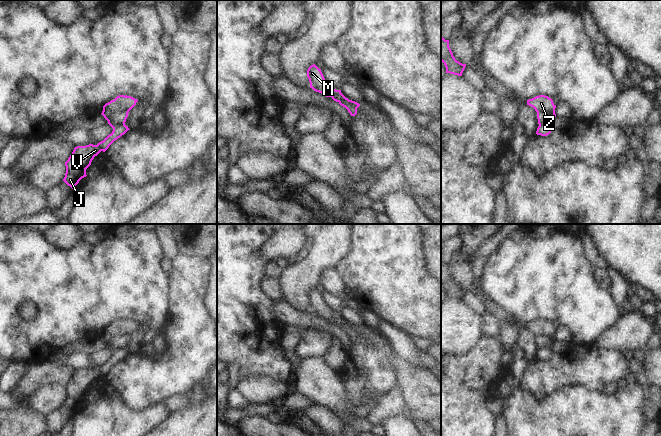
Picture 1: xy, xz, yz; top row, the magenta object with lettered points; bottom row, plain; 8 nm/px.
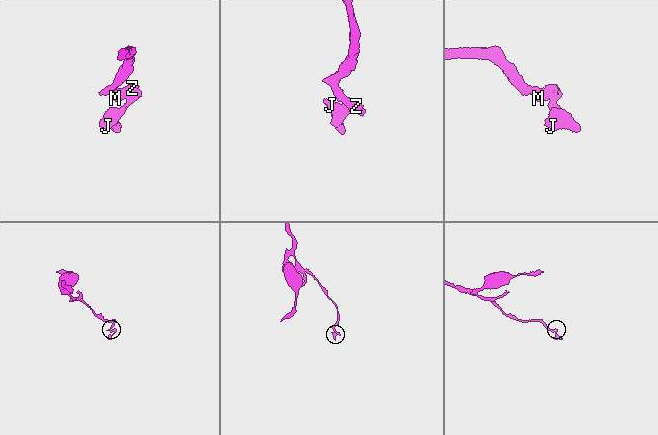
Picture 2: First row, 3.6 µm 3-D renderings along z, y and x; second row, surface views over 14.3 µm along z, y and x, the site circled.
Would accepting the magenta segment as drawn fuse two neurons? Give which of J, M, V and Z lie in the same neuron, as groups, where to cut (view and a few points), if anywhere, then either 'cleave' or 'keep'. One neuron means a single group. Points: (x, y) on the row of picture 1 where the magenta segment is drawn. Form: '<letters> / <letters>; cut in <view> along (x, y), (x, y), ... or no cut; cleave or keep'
J V / M Z; cut in xy along (124, 123), (112, 127); cleave

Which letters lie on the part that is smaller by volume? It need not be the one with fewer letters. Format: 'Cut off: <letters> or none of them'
Cut off: J, V

